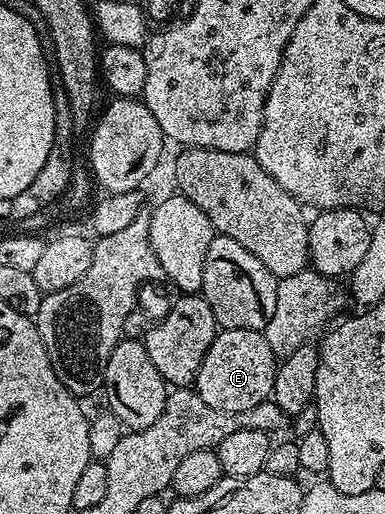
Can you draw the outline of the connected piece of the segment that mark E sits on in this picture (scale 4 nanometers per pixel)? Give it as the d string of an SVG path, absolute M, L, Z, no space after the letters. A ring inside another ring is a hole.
M250 329L217 330L214 341L196 374L194 390L210 409L245 411L271 396L278 358L271 351L263 331Z

